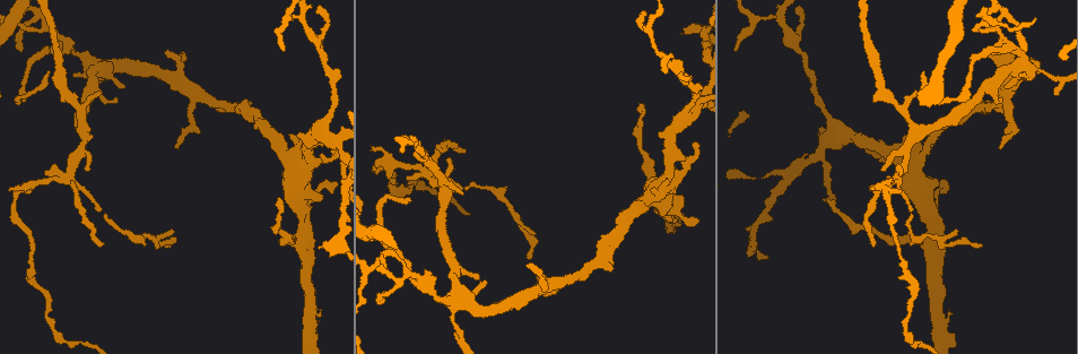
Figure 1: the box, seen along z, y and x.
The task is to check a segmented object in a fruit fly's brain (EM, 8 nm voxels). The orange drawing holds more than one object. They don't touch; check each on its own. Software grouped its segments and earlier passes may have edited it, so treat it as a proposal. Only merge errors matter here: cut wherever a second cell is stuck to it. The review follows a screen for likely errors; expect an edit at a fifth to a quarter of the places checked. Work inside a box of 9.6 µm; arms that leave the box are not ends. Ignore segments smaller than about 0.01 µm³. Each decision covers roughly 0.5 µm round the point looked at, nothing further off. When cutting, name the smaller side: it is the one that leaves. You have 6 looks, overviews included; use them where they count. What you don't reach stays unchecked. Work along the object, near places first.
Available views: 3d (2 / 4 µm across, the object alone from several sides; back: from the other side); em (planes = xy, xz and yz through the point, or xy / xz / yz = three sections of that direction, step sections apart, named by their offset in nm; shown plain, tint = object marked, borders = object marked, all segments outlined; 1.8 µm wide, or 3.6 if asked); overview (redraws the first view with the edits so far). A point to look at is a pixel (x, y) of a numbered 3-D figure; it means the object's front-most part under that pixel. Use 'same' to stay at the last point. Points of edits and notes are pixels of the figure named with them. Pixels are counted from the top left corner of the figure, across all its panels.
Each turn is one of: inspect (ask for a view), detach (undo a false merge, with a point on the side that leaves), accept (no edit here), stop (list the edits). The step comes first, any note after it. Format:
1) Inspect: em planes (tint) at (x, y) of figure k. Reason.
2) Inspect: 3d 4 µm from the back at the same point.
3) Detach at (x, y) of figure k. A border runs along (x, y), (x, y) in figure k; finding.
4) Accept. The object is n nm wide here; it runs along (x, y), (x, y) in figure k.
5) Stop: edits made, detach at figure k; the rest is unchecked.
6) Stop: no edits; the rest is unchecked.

Inspect: em yz step 4 (tint) at (72, 101) of figure 1. Thin neck.

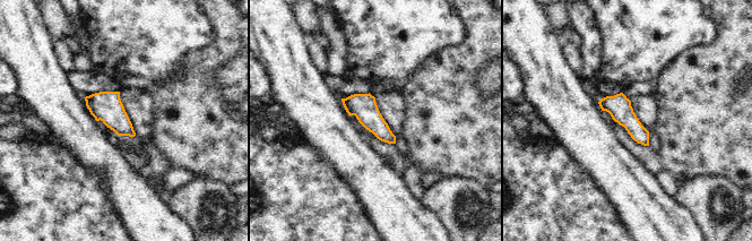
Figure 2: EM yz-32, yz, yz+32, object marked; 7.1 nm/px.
Inspect: em planes (borders) at the same point.

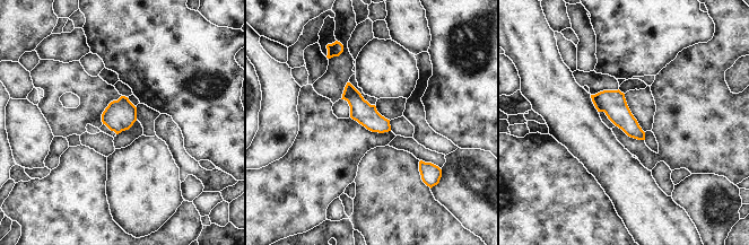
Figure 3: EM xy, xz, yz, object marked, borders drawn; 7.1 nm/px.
Accept. It runs along (348, 87), (350, 95), (388, 128) in figure 3; all the same cell.

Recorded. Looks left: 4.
Inspect: 3d 4 µm at (996, 28) of figure 1. Four arms meet.

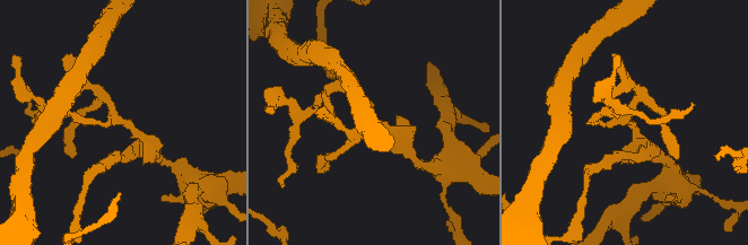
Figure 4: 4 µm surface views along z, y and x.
Inspect: em 3.6 µm planes (borders) at (119, 118) of figure 4. 4 arms meet here; shape alone is not enough.

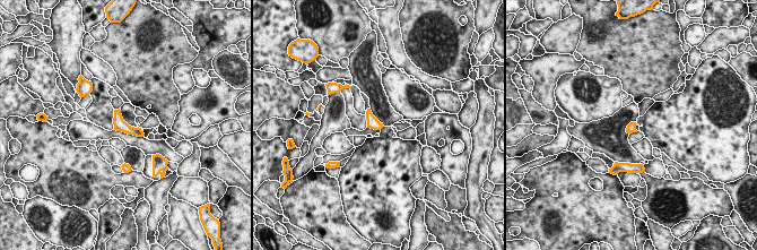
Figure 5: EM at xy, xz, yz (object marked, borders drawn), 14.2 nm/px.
Accept. The object is 130 nm wide here; it runs along (116, 112), (128, 129), (140, 134) in figure 5; continuous, no second cell.

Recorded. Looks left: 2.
Inspect: 3d 2 µm at (65, 172) of figure 1. Three-way junction.

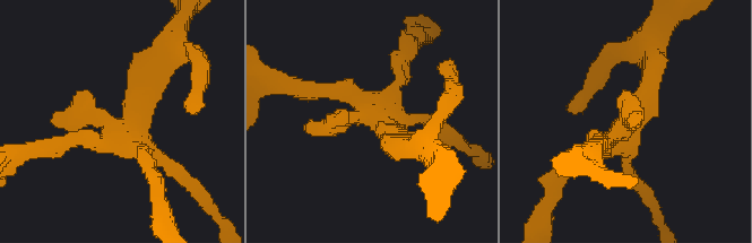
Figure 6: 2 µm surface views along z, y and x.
Inspect: em planes (tint) at (625, 125) of figure 6. Need the tissue.

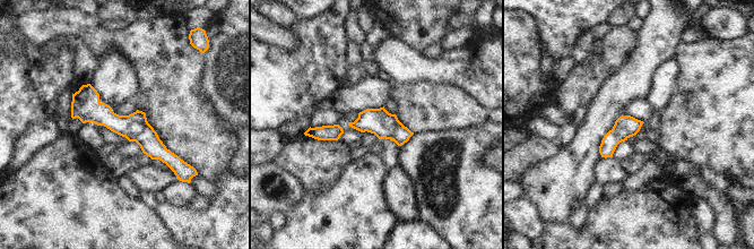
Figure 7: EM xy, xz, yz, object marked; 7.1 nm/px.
Accept. The object is 160 nm wide here; it runs along (75, 96), (135, 127), (175, 166) in figure 7; all the same cell.

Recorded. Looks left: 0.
Stop: no edits; the rest is unchecked.

